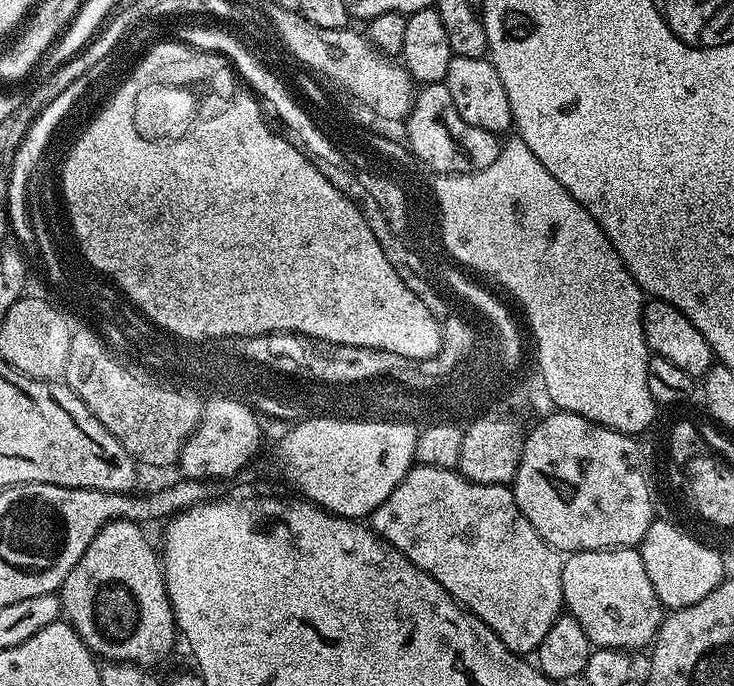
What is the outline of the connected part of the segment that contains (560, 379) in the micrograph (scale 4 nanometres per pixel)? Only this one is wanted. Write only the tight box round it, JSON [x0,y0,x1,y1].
[434,138,658,437]

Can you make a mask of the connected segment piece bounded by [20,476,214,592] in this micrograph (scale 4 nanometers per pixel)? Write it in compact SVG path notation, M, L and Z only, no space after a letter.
M185 476L179 477L179 479L166 488L154 491L150 497L135 497L134 494L121 492L60 487L53 484L20 484L20 496L24 496L24 492L28 492L28 496L48 496L48 500L52 500L52 504L56 504L56 508L60 508L60 512L64 512L64 520L68 520L68 524L76 524L76 536L72 536L72 540L68 540L68 548L64 548L64 556L60 556L60 560L56 560L56 568L52 568L52 576L48 576L50 591L59 591L61 585L65 582L65 578L69 576L70 570L81 560L87 546L90 546L90 542L97 536L98 530L110 521L128 520L144 526L147 525L146 522L153 519L160 520L159 522L165 521L178 512L184 511L185 508L211 499L214 488L210 482L202 486L202 480L190 479Z

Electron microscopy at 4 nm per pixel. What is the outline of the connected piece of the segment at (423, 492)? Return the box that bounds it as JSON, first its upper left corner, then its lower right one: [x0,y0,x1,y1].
[370,464,565,653]

